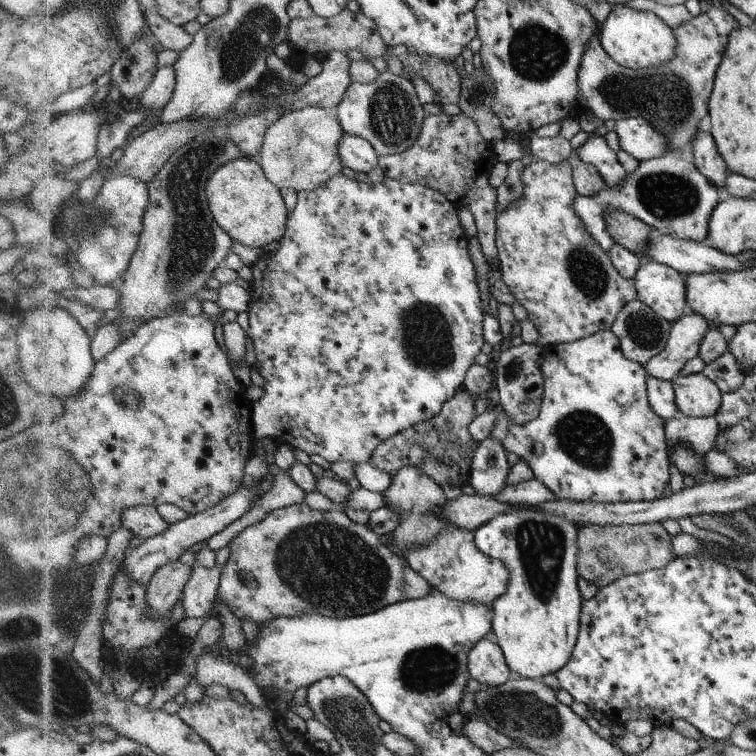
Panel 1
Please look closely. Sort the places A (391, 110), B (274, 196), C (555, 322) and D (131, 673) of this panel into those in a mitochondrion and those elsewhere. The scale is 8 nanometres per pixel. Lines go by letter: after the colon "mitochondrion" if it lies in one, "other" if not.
A: mitochondrion
B: other
C: other
D: other

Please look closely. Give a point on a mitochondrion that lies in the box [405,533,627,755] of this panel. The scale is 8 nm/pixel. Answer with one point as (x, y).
(525, 713)

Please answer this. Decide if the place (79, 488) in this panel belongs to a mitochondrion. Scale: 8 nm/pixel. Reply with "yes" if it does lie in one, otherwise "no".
yes

